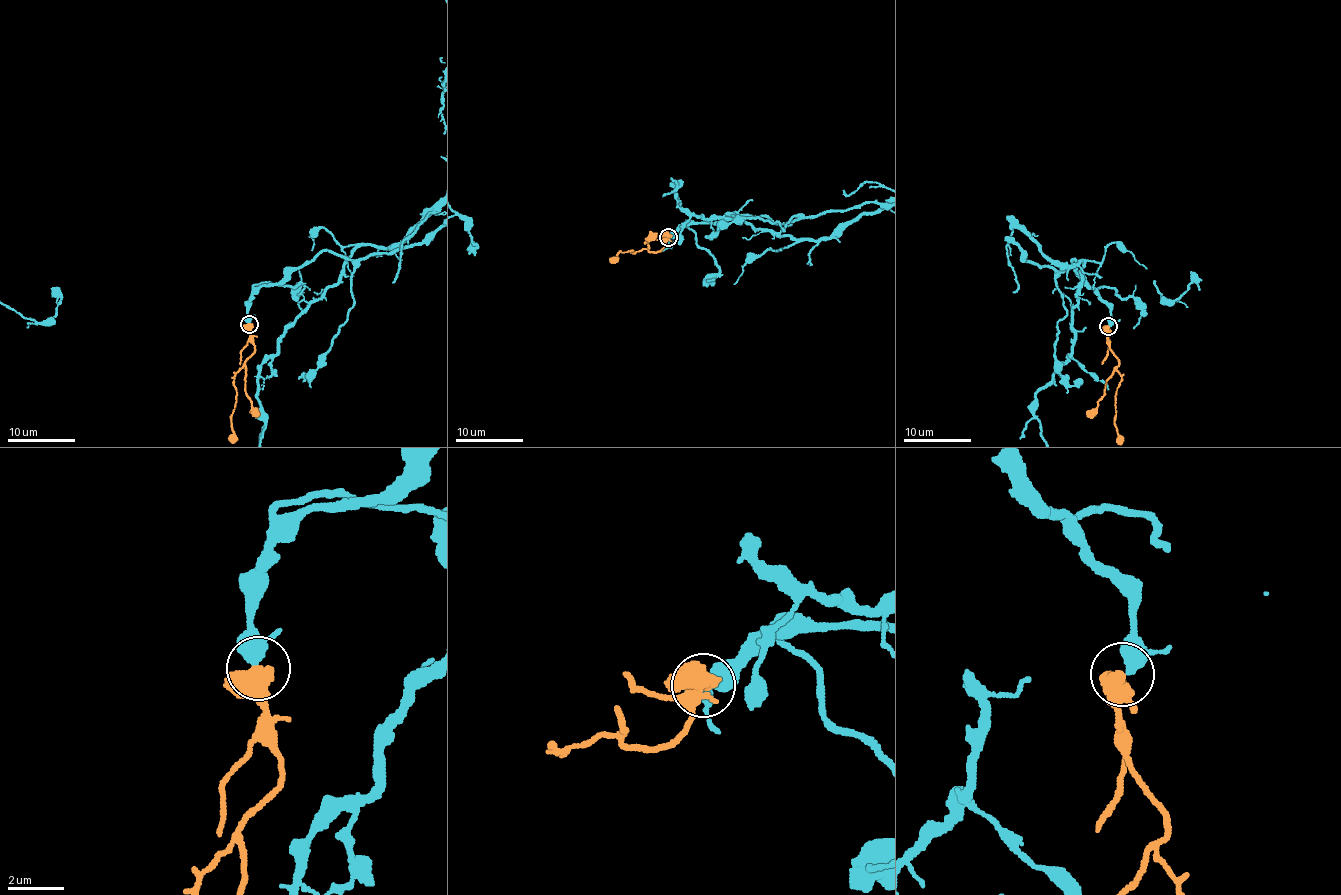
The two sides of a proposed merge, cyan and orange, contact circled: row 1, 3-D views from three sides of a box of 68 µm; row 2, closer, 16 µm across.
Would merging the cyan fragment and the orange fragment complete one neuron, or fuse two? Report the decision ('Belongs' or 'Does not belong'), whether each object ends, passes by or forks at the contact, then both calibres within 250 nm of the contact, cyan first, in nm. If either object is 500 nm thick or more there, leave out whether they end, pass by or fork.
Belongs. At the ring cyan passes by. At the ring orange forks. Thickness 400 nm (cyan) against 440 nm

